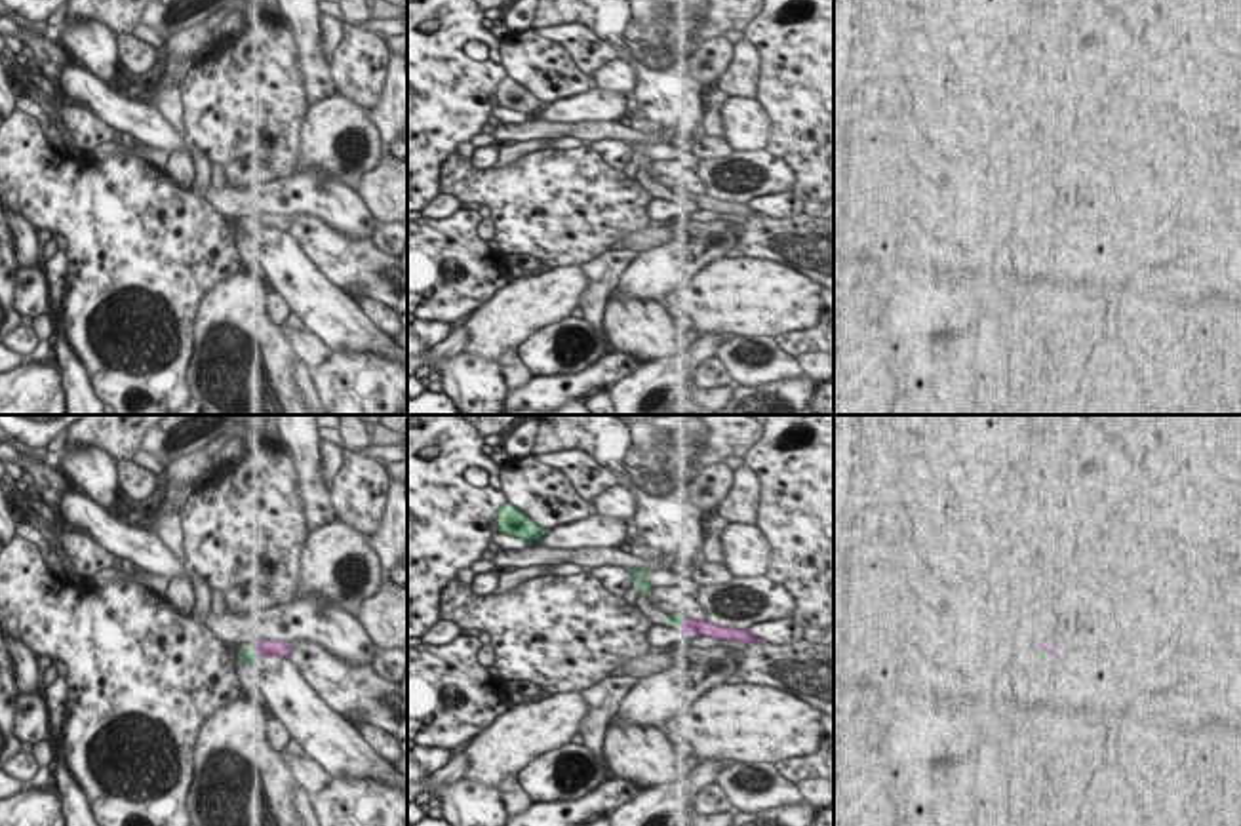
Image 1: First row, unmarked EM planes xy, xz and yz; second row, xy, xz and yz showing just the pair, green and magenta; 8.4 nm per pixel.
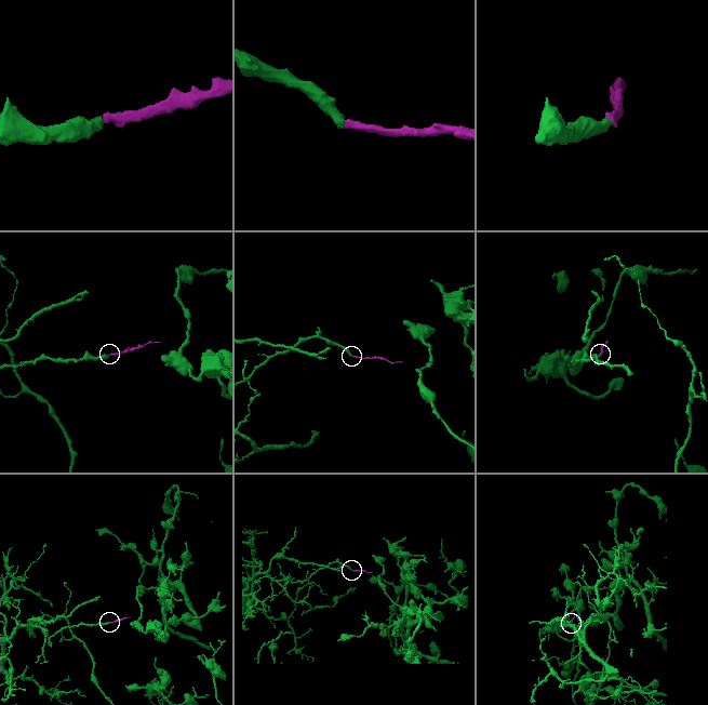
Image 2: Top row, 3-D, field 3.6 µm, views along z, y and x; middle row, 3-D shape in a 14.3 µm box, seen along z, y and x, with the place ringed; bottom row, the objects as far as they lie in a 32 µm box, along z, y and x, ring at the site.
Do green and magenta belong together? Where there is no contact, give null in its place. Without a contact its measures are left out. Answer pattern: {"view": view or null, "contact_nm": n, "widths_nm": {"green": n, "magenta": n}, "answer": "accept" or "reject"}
{"view": "xy", "contact_nm": 100, "widths_nm": {"green": 130, "magenta": 140}, "answer": "accept"}

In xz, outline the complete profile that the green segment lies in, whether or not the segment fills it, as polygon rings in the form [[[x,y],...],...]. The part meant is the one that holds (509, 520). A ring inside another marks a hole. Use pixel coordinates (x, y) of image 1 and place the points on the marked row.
[[[506,502],[495,514],[495,523],[501,533],[529,542],[541,539],[546,533],[546,529],[535,525],[523,512]]]

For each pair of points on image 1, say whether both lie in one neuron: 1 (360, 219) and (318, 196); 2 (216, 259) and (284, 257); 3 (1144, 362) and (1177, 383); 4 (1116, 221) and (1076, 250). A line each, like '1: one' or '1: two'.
1: one
2: two
3: two
4: two

